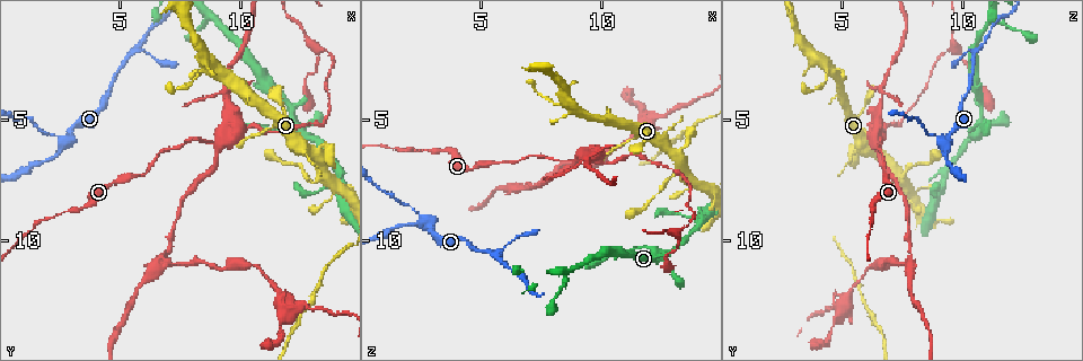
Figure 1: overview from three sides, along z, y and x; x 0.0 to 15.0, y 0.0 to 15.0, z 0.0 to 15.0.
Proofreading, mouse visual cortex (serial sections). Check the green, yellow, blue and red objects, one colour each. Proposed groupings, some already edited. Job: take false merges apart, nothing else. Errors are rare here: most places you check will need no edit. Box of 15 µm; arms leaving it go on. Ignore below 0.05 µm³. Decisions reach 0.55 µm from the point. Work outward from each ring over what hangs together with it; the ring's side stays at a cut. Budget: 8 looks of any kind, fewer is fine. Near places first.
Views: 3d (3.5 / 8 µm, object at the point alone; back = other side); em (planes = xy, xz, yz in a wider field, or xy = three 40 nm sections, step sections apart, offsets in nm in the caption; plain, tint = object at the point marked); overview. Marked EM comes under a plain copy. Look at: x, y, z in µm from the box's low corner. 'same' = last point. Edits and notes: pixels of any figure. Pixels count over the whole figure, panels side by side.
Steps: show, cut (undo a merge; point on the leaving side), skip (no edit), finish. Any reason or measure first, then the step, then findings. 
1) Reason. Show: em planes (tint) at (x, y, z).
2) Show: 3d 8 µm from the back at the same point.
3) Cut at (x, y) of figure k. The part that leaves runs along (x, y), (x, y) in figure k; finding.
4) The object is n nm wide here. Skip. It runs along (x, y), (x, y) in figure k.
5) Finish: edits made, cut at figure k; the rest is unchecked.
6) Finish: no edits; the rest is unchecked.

Thin arm on a thick one. Show: 3d 3.5 µm at (9.0, 6.2, 6.6).

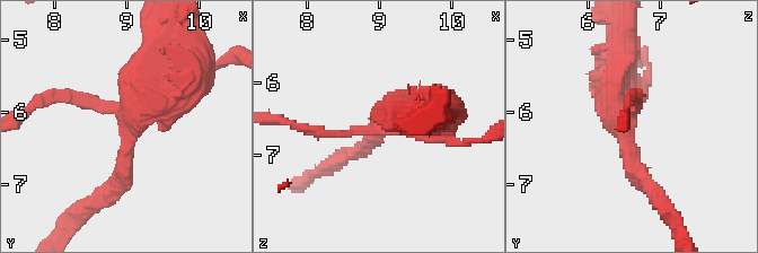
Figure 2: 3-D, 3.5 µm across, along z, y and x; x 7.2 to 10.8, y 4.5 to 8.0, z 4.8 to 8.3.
4 arms meet here; the arms are 150, 250, 350, 450 nm wide. Show: em xy step 1 (tint) at the same point.

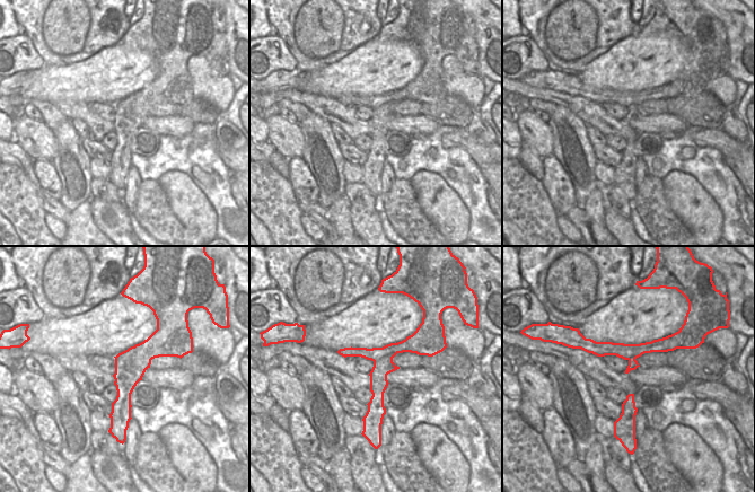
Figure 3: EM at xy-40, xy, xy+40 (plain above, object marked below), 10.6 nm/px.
Cut at (175, 43) of figure 2. The part that leaves runs along (130, 116), (122, 176), (88, 207) in figure 2; two cells meet here.

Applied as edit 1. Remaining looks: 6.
See it whole again. Show: overview.

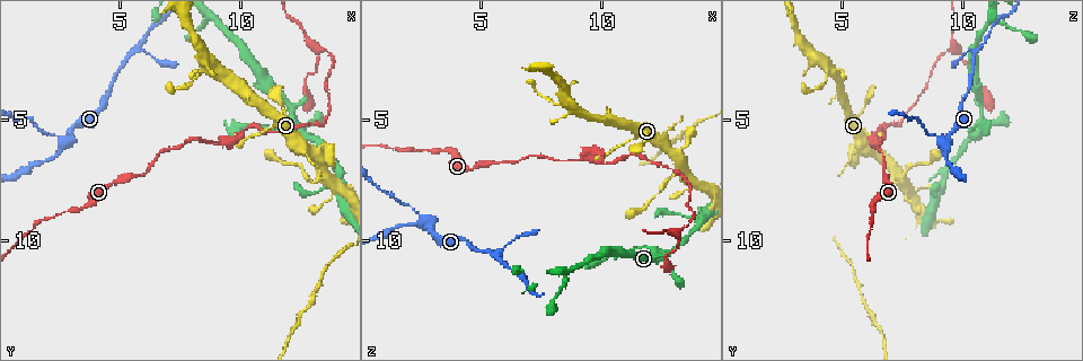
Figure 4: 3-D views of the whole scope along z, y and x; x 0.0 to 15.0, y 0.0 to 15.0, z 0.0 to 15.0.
A narrow waist. Show: 3d 3.5 µm at (3.5, 8.6, 6.4).

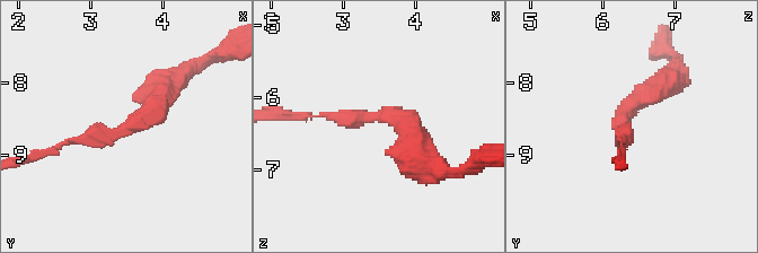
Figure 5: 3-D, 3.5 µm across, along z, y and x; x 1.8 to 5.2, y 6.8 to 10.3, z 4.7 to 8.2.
The arms are 100, 300 nm wide. Show: em planes (tint) at (3.45, 8.65, 6.25).

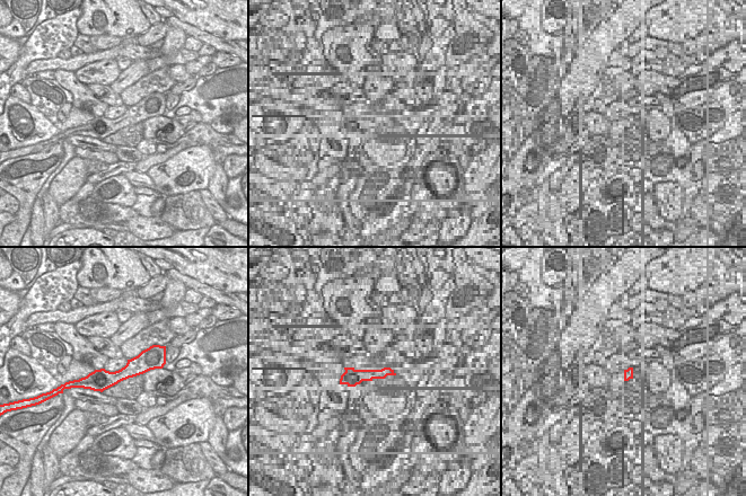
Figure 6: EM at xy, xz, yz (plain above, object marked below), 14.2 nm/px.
Skip. It runs along (159, 89), (128, 128), (49, 151) in figure 5; one cell here.

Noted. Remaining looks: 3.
Calibre changes. Show: 3d 3.5 µm at (13.4, 7.1, 7.3).

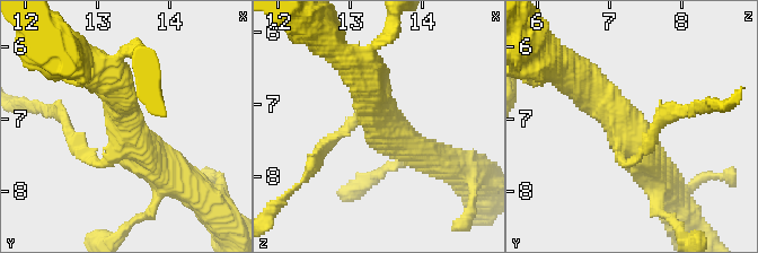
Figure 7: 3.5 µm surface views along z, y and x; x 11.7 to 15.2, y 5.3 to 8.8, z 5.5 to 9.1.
Show: em xy step 2 (tint) at (13.40, 7.15, 7.20).

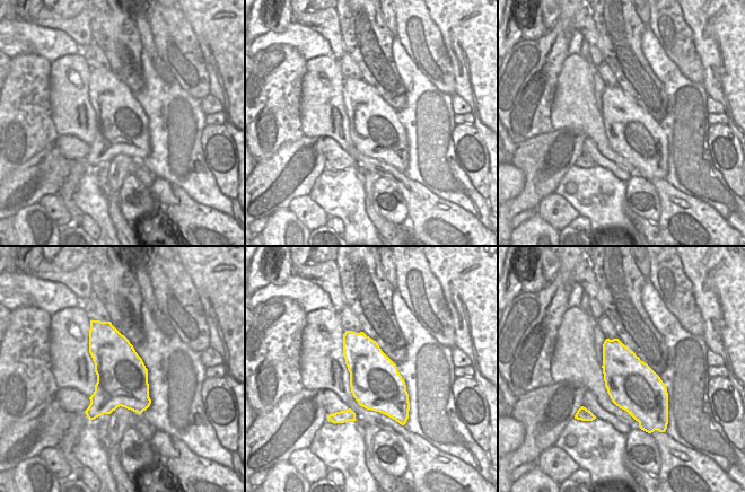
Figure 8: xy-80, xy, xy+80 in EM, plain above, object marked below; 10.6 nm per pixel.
3 arms meet here. Skip. It runs along (576, 76), (591, 86), (663, 180) in figure 7; one cell here.

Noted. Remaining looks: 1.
Finish: edits made, cut at figure 2; the rest is unchecked.

